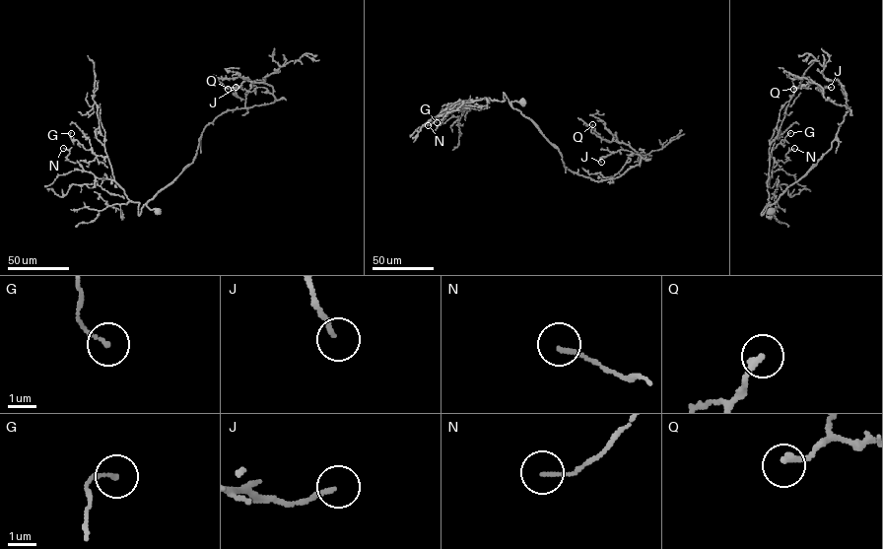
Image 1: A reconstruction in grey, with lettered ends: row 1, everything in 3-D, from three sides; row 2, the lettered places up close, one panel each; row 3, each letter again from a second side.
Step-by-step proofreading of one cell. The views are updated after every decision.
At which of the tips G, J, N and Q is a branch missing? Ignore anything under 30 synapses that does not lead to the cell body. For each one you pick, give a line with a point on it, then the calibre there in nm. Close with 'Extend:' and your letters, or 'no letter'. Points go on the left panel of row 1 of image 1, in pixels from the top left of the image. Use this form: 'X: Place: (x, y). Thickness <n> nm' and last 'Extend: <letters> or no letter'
Extend: no letter

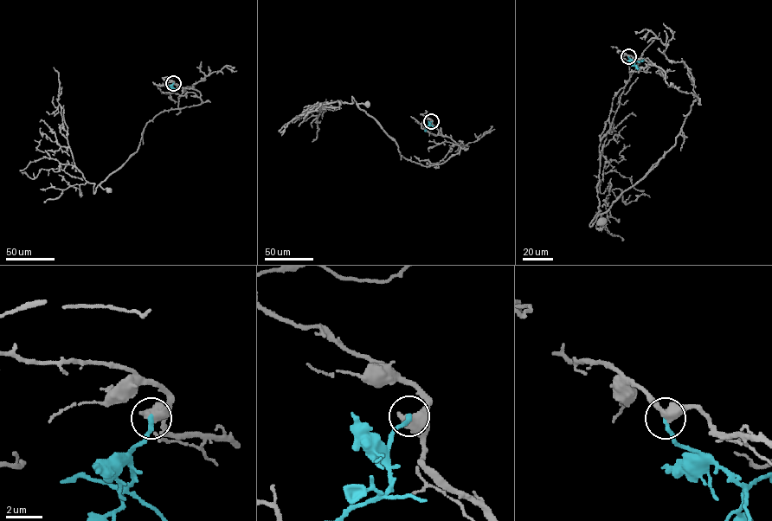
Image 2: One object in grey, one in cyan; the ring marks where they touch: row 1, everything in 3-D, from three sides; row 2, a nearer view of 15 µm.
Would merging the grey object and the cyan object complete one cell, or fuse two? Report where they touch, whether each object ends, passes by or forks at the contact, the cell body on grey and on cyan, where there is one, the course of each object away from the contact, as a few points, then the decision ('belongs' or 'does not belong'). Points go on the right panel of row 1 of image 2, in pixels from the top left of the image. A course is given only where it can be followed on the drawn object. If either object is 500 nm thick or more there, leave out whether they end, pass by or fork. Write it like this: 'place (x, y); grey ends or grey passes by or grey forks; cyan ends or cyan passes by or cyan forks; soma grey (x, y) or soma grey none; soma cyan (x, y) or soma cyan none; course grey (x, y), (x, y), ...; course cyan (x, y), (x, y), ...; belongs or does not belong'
place (628, 56); soma grey (601, 221); soma cyan none; course grey (628, 56), (659, 67), (669, 85), (698, 98), (675, 144), (602, 213), (601, 221); course cyan (628, 56), (634, 61), (644, 60); does not belong

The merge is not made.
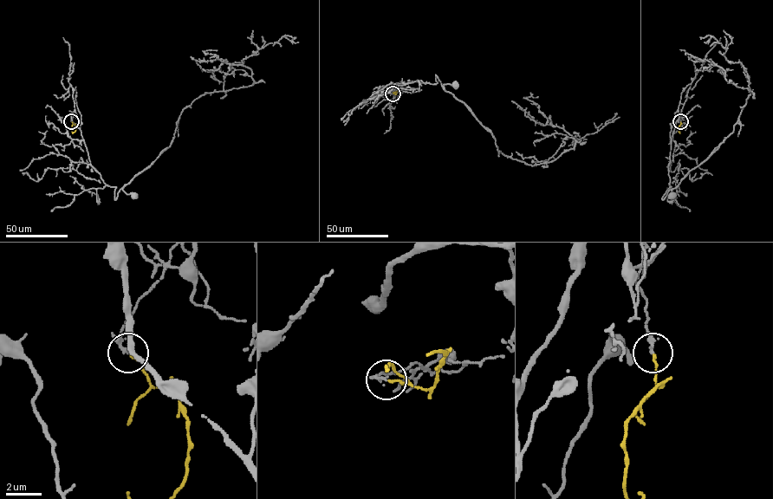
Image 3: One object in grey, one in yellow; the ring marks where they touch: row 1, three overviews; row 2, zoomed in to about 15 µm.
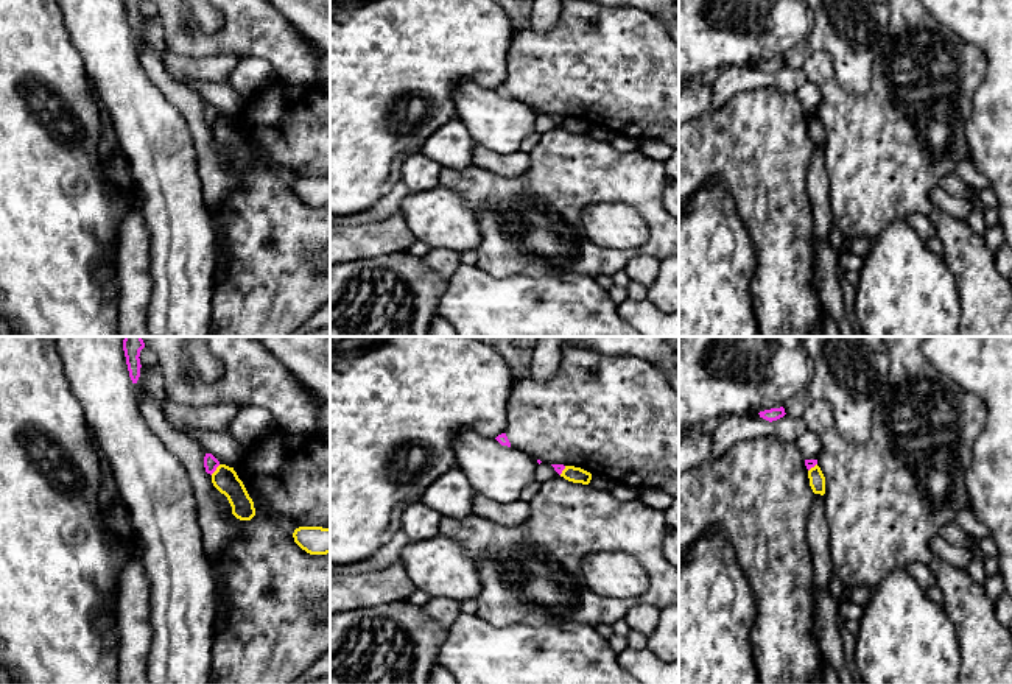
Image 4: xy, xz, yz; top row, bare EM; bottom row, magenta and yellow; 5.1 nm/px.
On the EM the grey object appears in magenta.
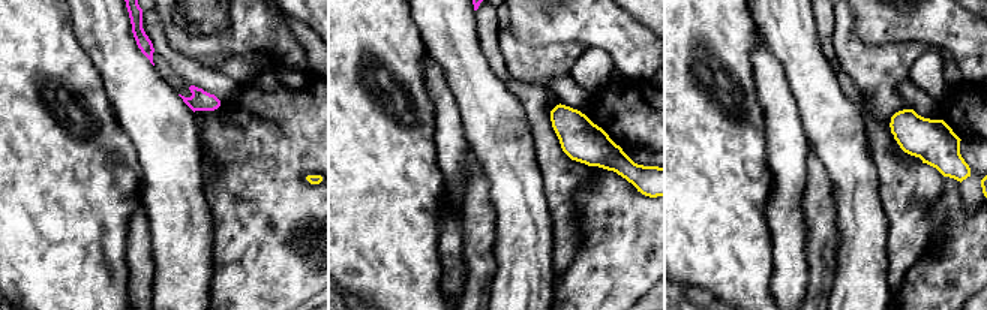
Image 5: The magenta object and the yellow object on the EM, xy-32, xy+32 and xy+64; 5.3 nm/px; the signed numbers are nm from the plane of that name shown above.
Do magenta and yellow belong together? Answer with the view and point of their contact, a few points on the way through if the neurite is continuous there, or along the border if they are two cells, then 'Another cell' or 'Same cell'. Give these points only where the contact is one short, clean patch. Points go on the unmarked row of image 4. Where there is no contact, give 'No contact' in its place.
Touches magenta at xy (215, 120). Boundary: xy (220, 116), (210, 125). Another cell

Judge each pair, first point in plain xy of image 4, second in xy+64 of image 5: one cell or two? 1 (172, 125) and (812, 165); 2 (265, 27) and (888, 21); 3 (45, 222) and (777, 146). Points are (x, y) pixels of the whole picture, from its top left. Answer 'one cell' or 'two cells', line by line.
1: two cells
2: one cell
3: two cells

